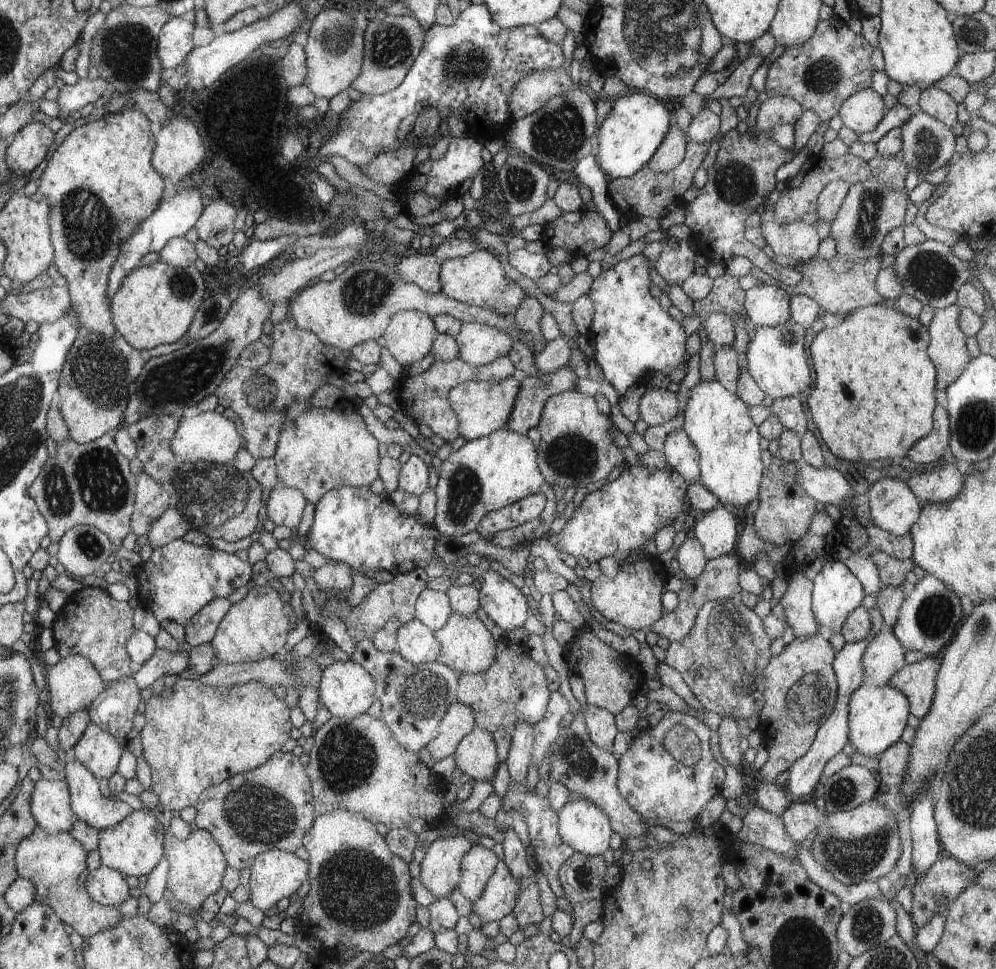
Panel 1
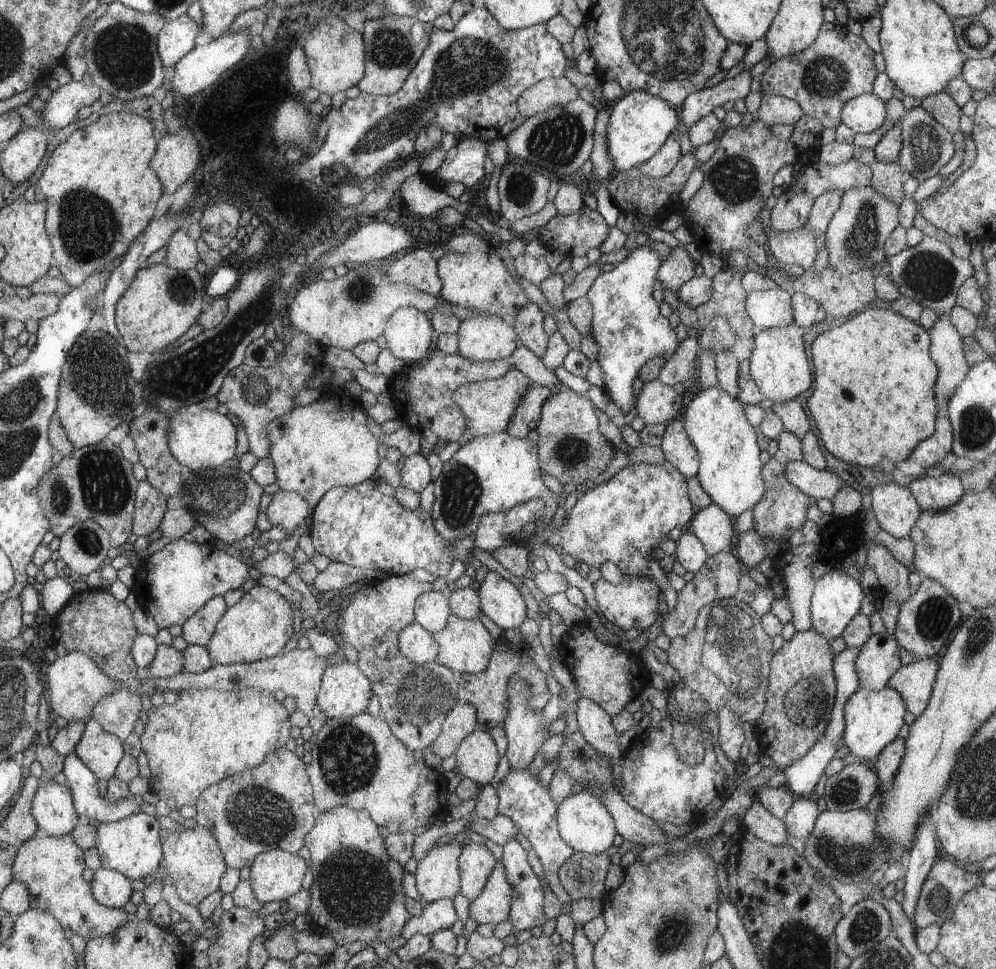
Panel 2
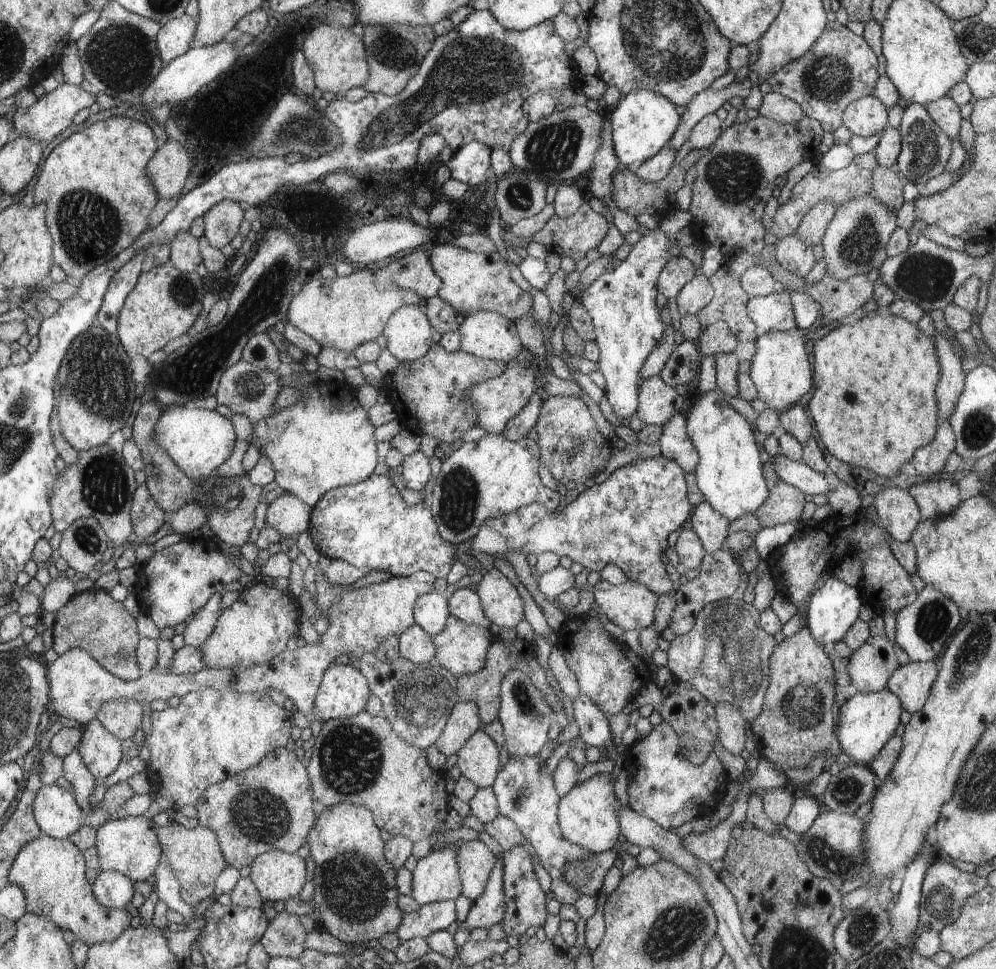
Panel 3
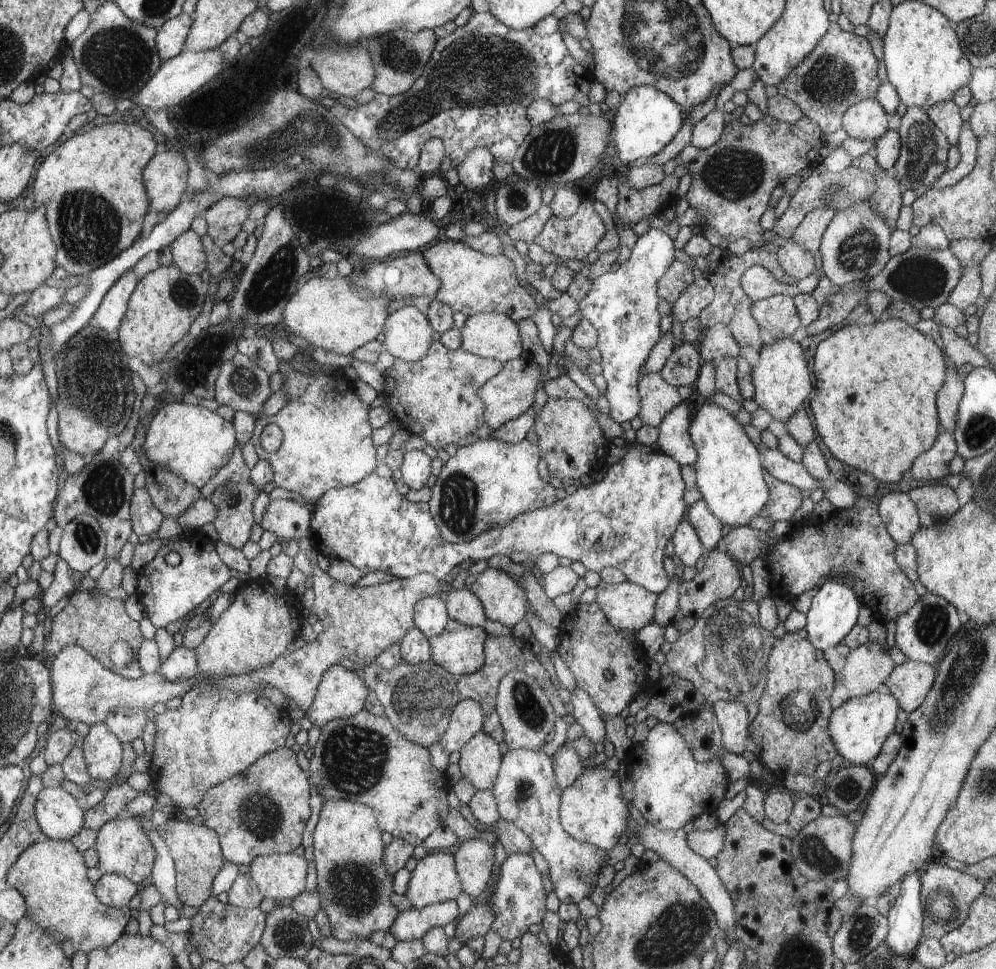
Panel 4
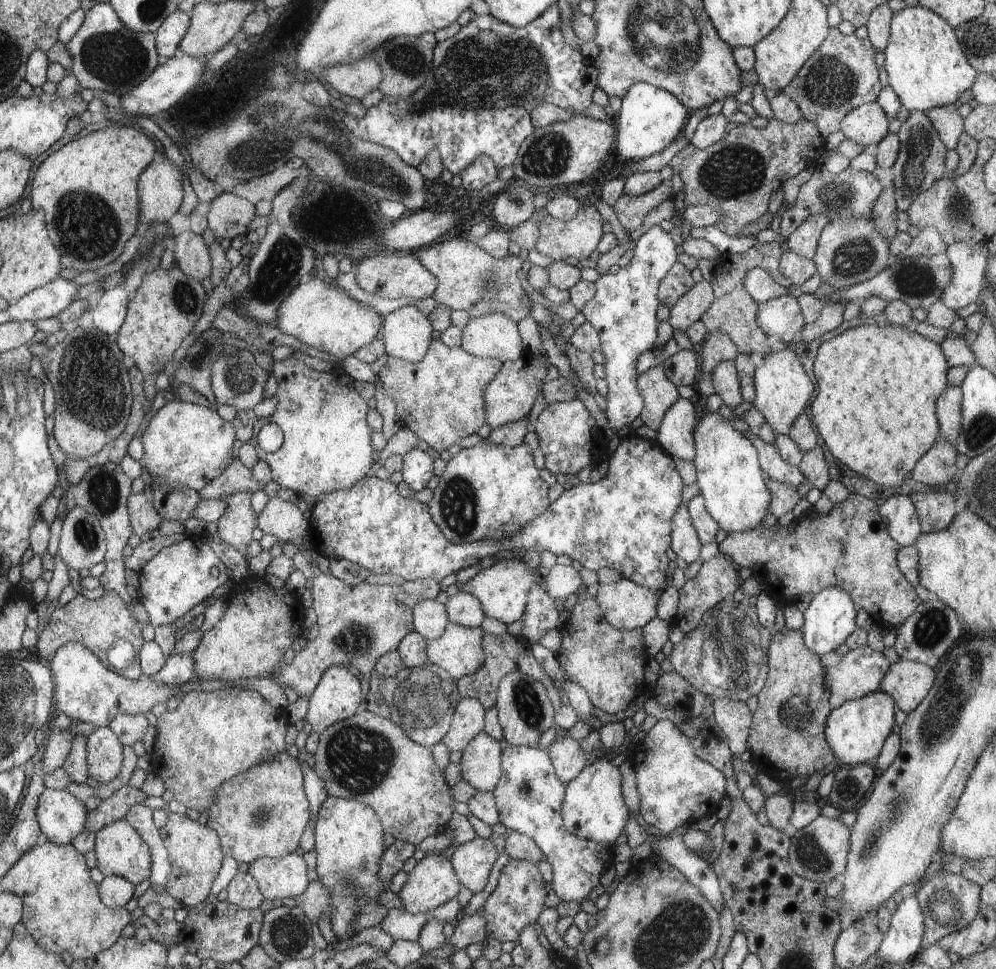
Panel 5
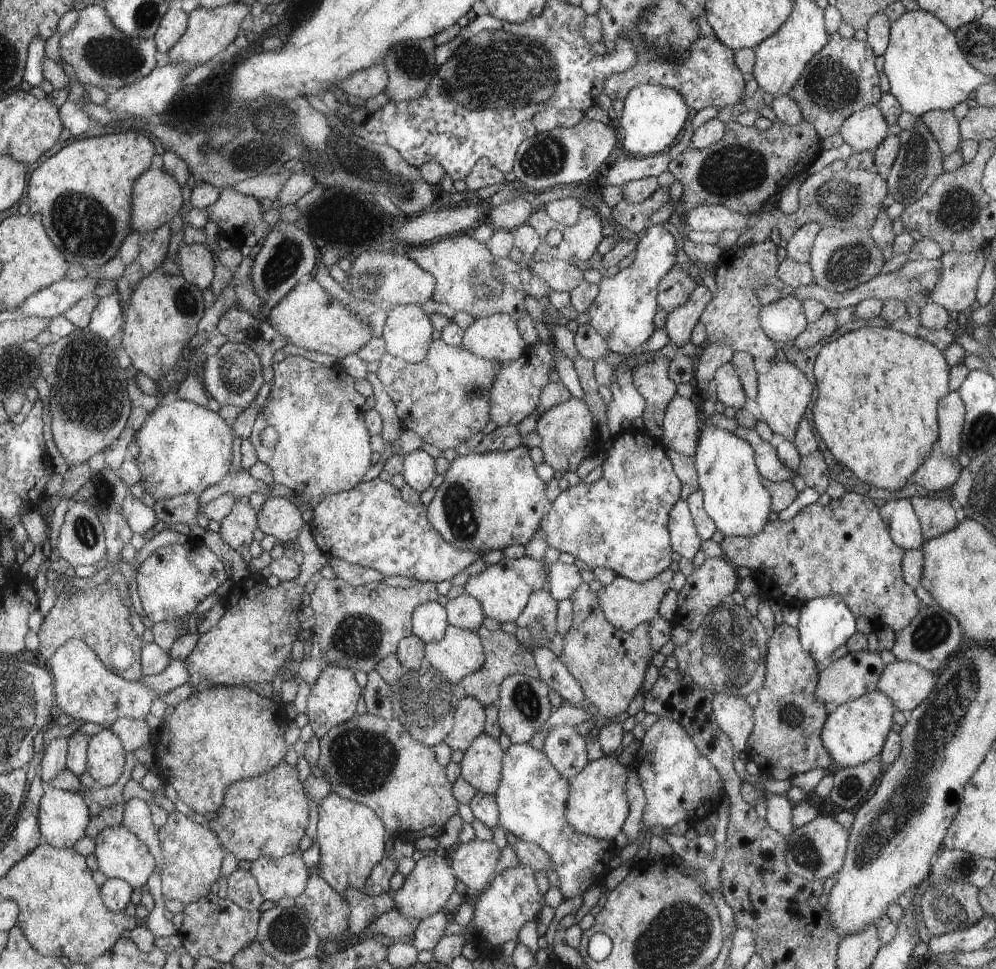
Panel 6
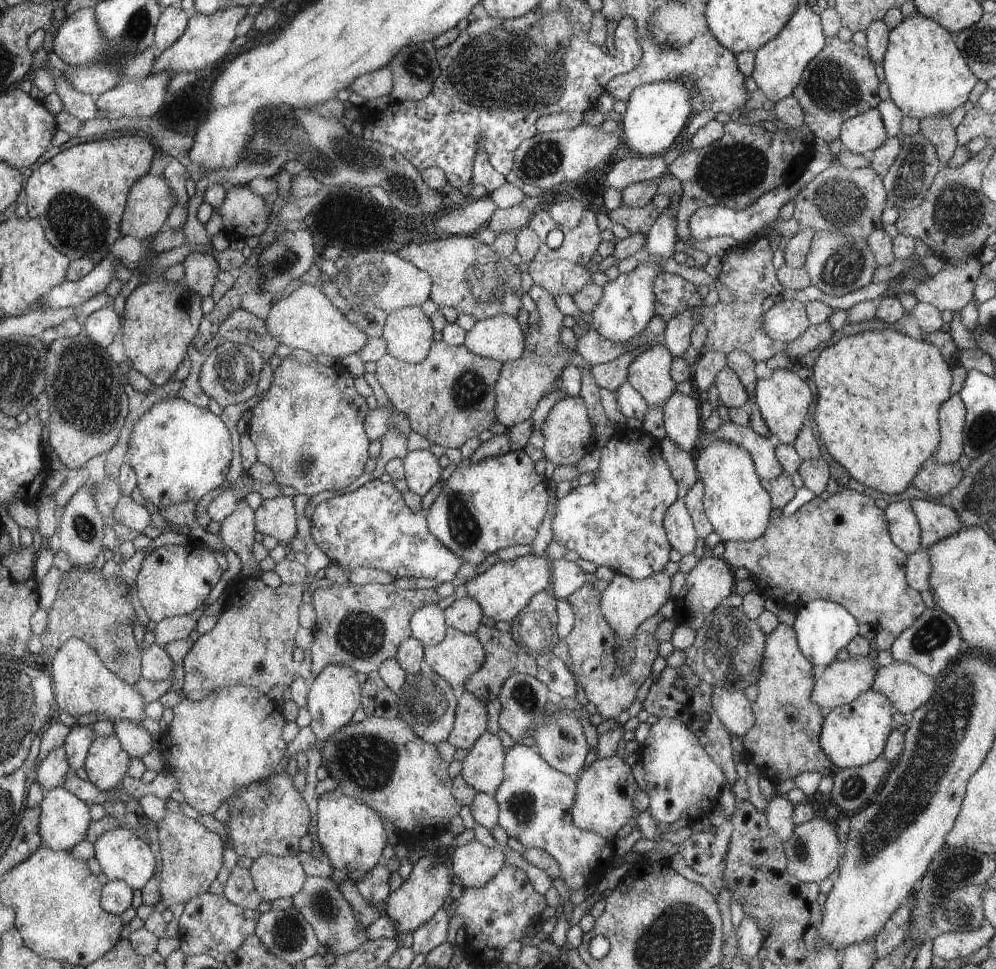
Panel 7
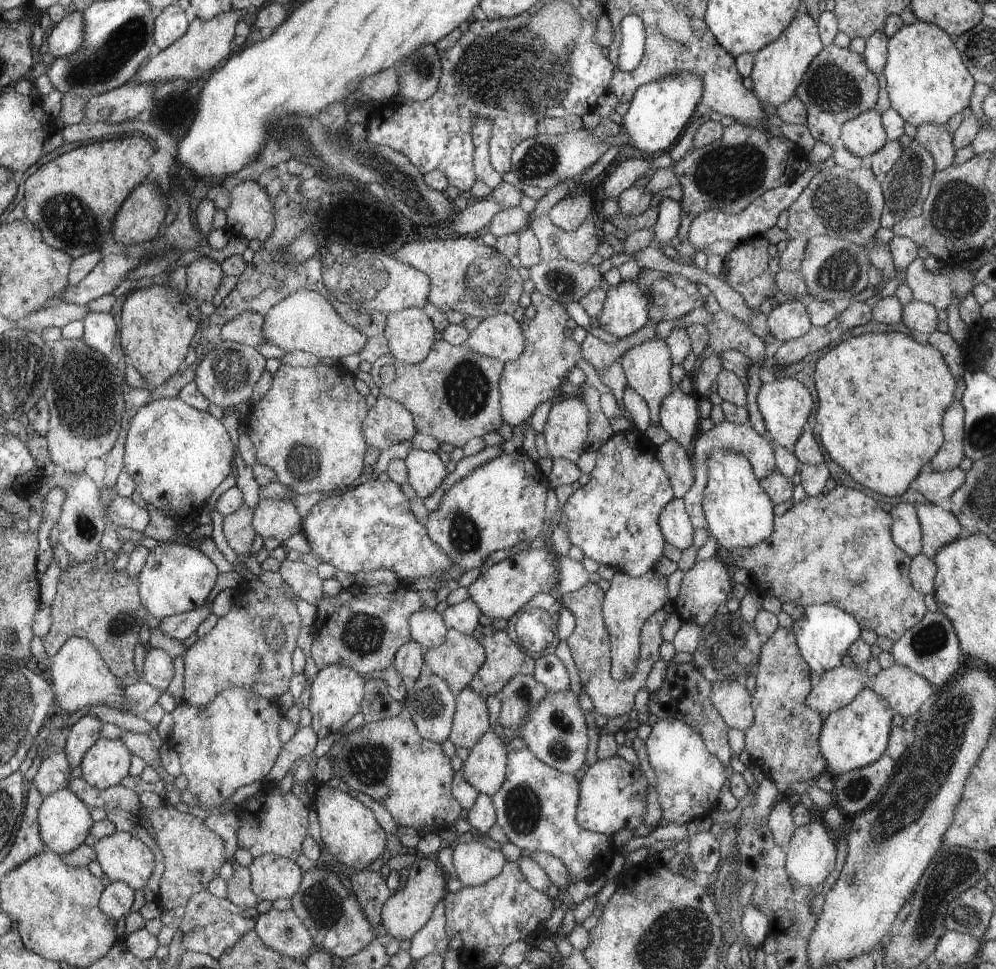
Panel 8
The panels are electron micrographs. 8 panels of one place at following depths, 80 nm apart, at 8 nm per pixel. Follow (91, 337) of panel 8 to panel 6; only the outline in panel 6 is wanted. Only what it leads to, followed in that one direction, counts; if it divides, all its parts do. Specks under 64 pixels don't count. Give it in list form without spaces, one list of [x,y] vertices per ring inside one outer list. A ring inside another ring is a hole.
[[[115,292],[102,297],[98,301],[86,328],[92,334],[98,334],[98,338],[110,340],[124,326],[124,318],[122,317],[123,313],[120,308],[119,294]]]

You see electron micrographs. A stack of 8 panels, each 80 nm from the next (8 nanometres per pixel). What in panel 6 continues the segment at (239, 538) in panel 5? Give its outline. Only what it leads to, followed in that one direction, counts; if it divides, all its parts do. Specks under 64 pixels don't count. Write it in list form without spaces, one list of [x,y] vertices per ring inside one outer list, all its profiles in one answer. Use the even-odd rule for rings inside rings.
[[[238,497],[232,512],[220,522],[220,536],[222,540],[242,555],[246,564],[250,564],[250,542],[254,540],[252,534],[259,527],[256,524],[256,510],[250,508],[248,497]]]

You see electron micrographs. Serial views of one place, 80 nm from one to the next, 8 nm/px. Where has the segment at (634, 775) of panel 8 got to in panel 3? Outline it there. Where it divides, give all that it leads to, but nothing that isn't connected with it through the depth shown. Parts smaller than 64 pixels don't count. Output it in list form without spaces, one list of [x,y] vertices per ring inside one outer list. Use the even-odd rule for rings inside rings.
[[[608,773],[595,774],[582,784],[574,786],[560,801],[560,828],[564,837],[589,853],[599,854],[615,848],[621,830],[621,826],[618,826],[619,795],[621,794],[614,790],[612,775]]]

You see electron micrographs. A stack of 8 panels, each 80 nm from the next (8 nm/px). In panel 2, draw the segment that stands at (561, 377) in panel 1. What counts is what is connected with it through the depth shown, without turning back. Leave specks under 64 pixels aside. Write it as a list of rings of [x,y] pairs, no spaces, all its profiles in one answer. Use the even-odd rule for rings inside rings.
[[[534,385],[521,398],[506,433],[517,439],[525,439],[530,430],[534,430],[539,423],[541,408],[551,391],[543,386]]]

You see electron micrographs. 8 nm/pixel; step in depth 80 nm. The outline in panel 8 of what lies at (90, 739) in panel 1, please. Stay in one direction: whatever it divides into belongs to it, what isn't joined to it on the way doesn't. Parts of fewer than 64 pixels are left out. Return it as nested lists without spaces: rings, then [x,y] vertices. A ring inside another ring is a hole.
[[[100,737],[80,761],[82,778],[94,788],[107,789],[121,784],[130,768],[129,747],[120,739]]]

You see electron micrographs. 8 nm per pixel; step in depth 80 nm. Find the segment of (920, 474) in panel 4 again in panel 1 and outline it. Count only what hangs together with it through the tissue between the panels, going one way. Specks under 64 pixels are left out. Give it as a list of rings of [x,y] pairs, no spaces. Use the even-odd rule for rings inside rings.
[[[935,406],[933,412],[933,427],[934,430],[923,439],[915,442],[908,451],[908,458],[919,464],[930,464],[939,458],[949,455],[948,448],[951,437],[951,430],[949,427],[949,416],[946,408]]]

